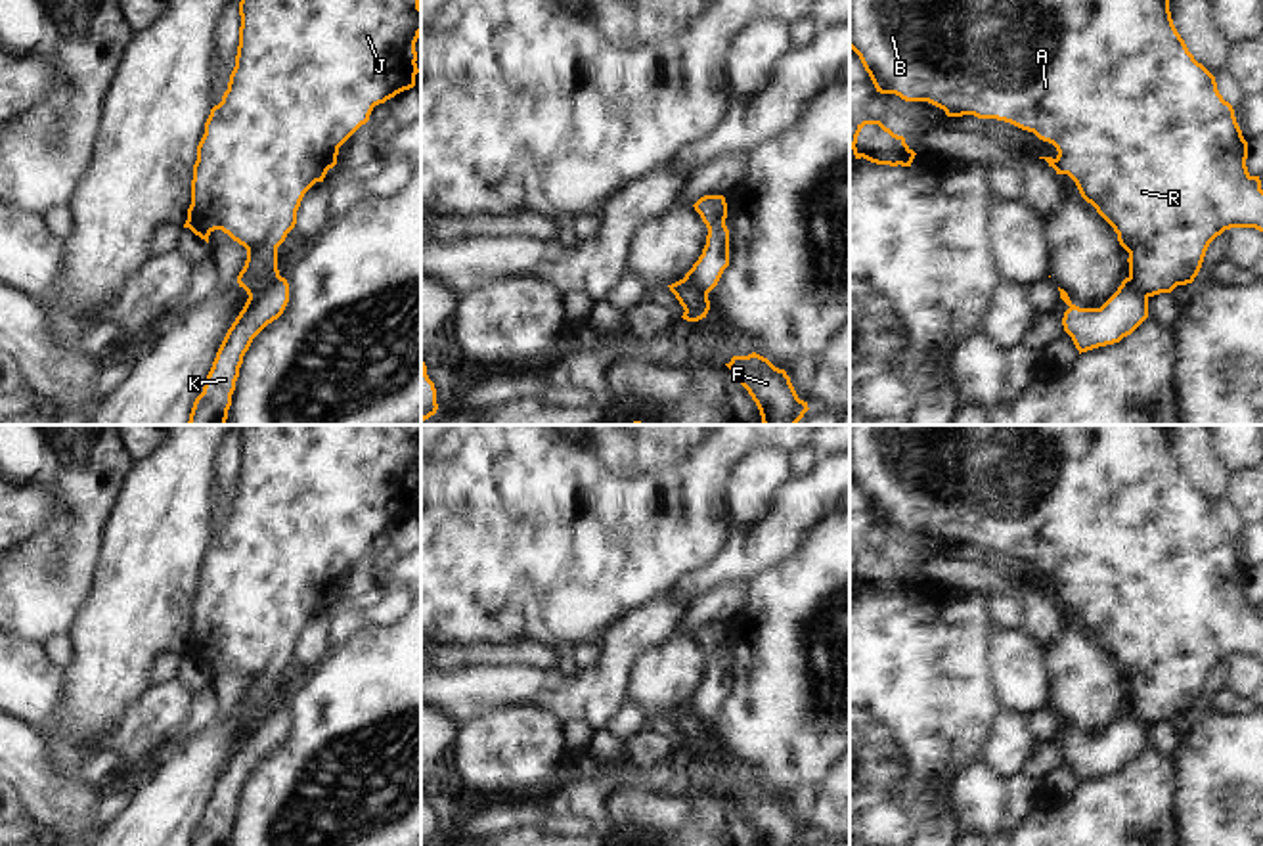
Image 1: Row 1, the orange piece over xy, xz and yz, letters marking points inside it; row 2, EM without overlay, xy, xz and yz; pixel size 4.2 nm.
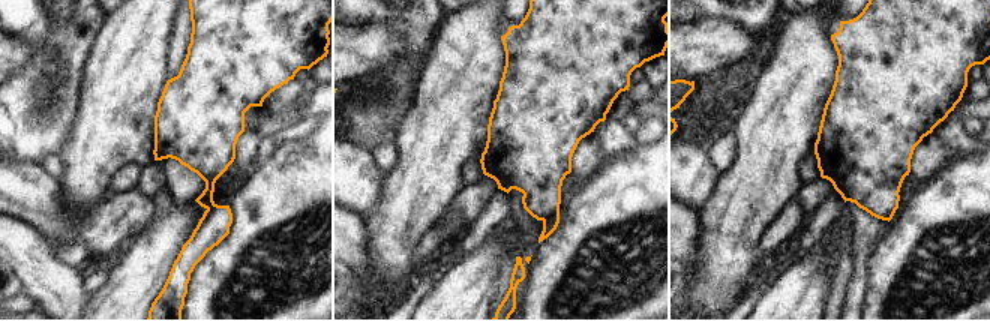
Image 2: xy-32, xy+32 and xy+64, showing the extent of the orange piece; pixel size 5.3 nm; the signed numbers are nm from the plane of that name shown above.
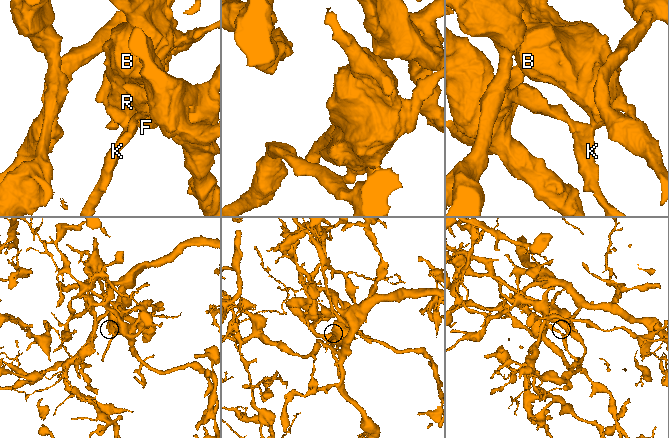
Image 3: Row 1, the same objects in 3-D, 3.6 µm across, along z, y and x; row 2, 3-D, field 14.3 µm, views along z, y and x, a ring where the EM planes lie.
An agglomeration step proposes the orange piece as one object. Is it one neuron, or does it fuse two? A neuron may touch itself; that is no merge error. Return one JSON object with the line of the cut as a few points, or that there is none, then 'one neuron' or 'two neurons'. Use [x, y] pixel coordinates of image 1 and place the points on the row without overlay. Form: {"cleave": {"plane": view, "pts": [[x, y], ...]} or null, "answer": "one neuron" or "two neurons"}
{"cleave": {"plane": "xy", "pts": [[280, 705], [249, 726]]}, "answer": "two neurons"}

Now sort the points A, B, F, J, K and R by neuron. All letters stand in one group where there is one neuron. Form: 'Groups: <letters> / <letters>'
Groups: A B F J R / K

